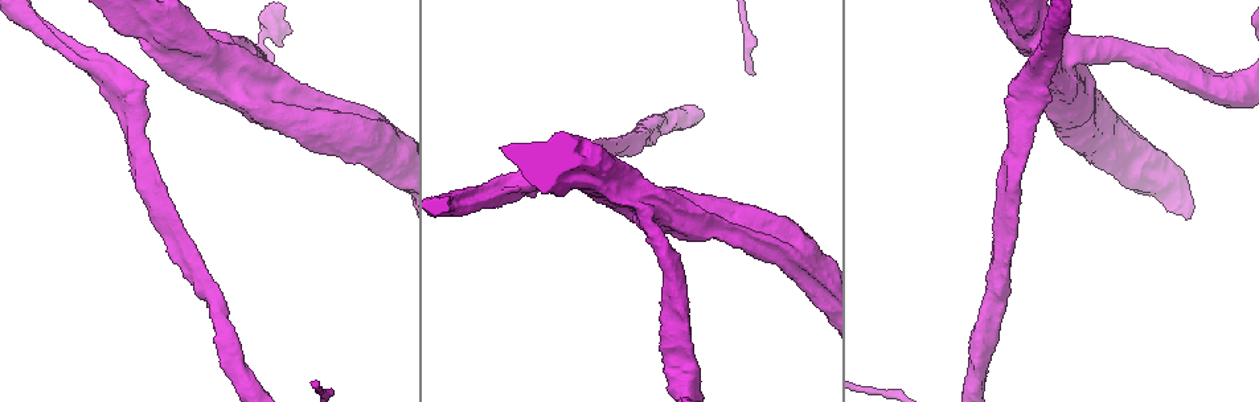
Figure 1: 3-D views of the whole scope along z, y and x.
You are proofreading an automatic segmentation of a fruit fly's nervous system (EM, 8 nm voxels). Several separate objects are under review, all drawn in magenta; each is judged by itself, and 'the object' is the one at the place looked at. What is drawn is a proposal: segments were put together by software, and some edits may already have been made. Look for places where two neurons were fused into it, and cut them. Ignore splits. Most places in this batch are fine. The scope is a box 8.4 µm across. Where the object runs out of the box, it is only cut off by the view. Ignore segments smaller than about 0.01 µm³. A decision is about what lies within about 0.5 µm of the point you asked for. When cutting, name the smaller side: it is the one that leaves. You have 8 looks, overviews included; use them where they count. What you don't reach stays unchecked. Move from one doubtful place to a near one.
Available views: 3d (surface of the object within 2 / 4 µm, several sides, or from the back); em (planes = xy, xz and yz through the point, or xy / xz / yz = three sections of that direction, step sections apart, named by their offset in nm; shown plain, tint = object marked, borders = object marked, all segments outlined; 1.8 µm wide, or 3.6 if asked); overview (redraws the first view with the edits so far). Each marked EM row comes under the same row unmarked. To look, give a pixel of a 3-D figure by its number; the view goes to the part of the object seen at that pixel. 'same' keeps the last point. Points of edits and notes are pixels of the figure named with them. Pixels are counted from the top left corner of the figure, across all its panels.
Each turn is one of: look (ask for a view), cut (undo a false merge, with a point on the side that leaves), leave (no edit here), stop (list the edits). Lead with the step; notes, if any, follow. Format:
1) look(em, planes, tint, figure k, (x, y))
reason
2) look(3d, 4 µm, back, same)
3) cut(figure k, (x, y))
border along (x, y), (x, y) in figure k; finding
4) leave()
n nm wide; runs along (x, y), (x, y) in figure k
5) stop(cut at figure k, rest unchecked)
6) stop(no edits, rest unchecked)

look(em, yz, step 16, tint, figure 1, (128, 89))
a fork

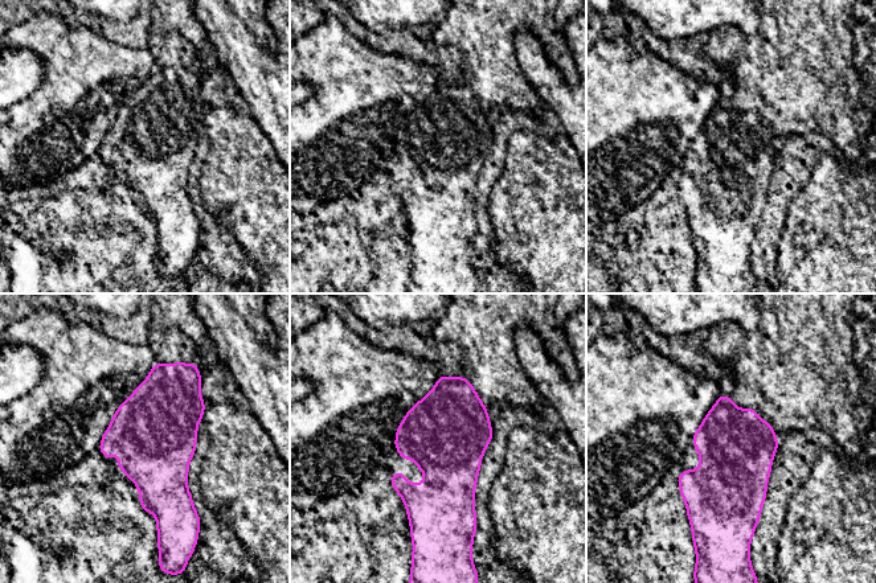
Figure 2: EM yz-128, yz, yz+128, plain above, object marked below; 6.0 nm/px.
leave()
one neuron here

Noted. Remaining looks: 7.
look(3d, 4 µm, figure 1, (716, 227))
thick turns thin

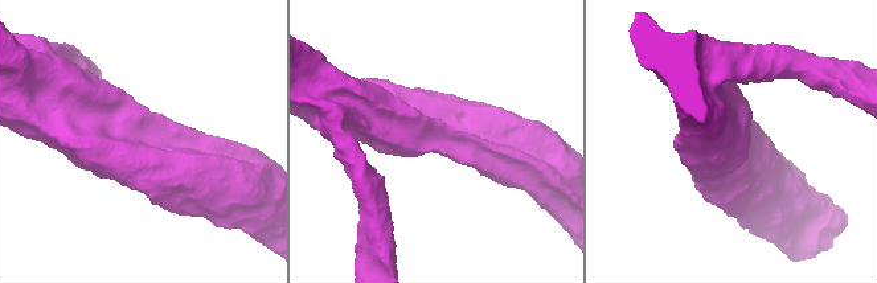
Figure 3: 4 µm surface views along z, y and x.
look(em, 3.6 µm, planes, tint, figure 3, (146, 151))

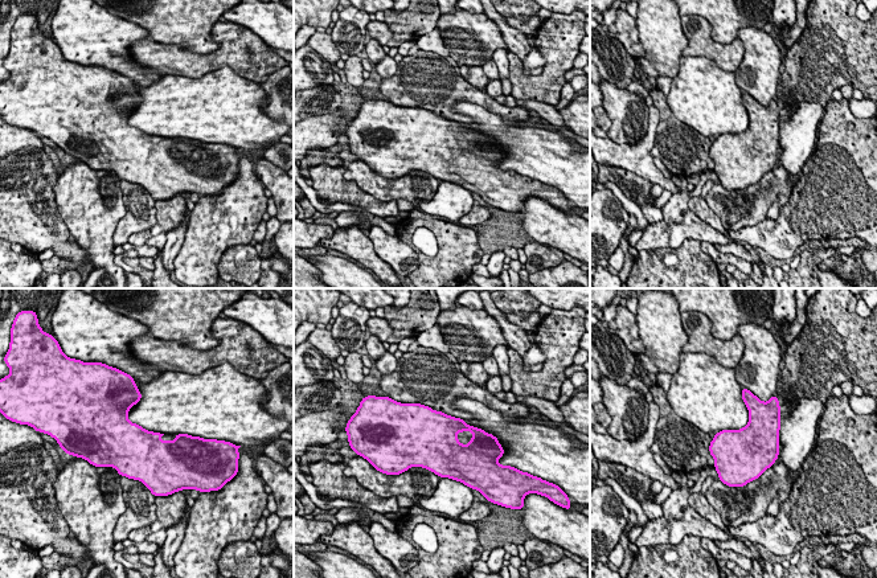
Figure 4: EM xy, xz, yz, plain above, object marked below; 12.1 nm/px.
leave()
480 nm wide; continuous, no second neuron

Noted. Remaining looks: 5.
look(3d, 4 µm, figure 1, (684, 390))
calibre changes

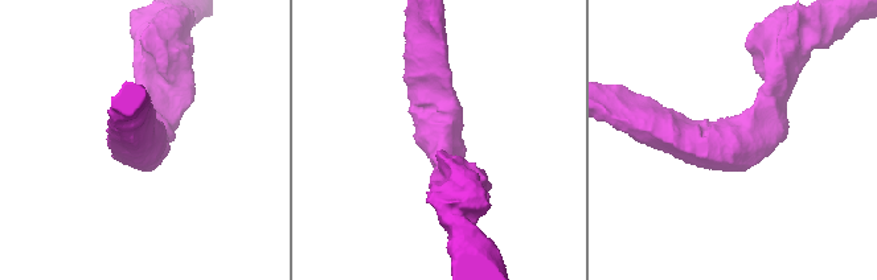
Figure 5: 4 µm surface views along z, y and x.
look(em, 3.6 µm, planes, tint, figure 5, (442, 138))
arms of 190, 460 nm

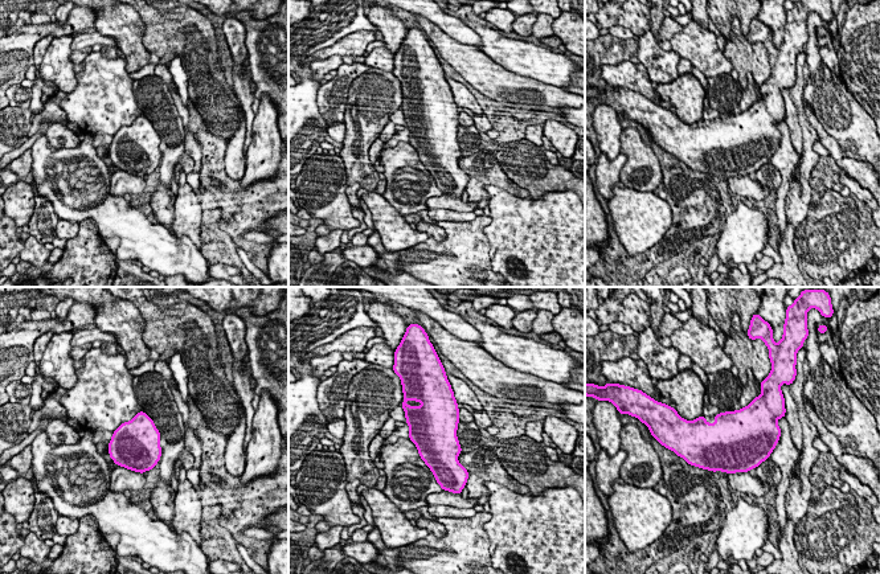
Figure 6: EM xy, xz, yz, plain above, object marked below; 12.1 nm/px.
leave()
600 nm wide; all the same neuron

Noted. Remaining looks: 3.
stop(no edits, rest unchecked)

